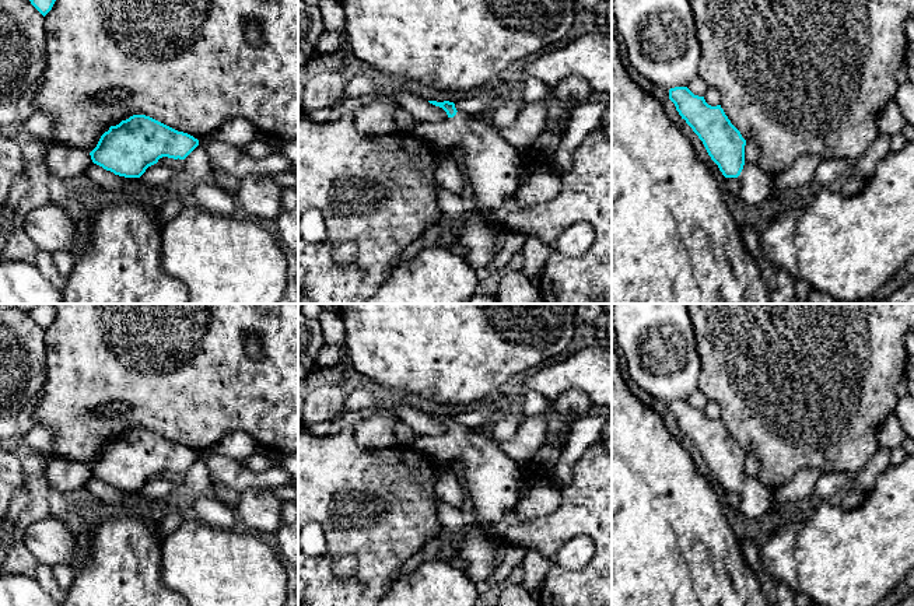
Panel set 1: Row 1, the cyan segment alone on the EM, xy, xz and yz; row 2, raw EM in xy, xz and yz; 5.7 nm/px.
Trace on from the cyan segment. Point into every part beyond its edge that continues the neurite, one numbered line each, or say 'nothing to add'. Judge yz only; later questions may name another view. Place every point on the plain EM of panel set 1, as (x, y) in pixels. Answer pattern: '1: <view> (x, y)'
1: yz (756, 498)

